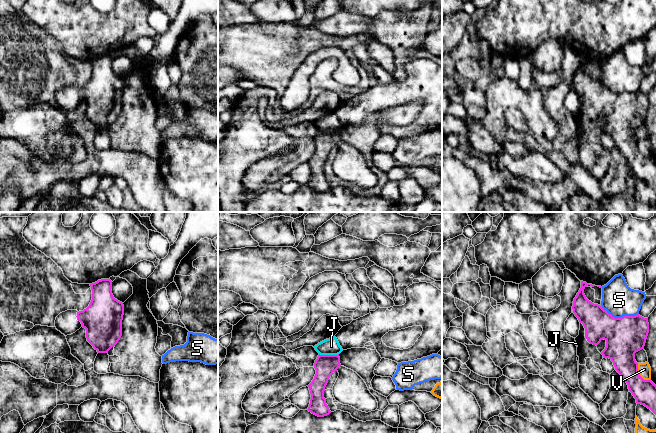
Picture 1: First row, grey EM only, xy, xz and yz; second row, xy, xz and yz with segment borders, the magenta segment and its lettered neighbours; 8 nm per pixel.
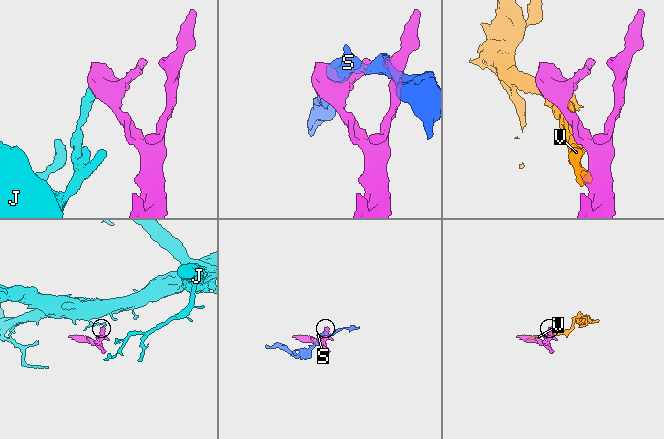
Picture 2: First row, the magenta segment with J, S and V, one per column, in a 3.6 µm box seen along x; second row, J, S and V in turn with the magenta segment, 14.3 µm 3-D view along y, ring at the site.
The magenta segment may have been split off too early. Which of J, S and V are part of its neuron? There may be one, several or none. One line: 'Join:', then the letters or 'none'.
Join: none

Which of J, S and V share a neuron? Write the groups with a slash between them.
J / S / V

